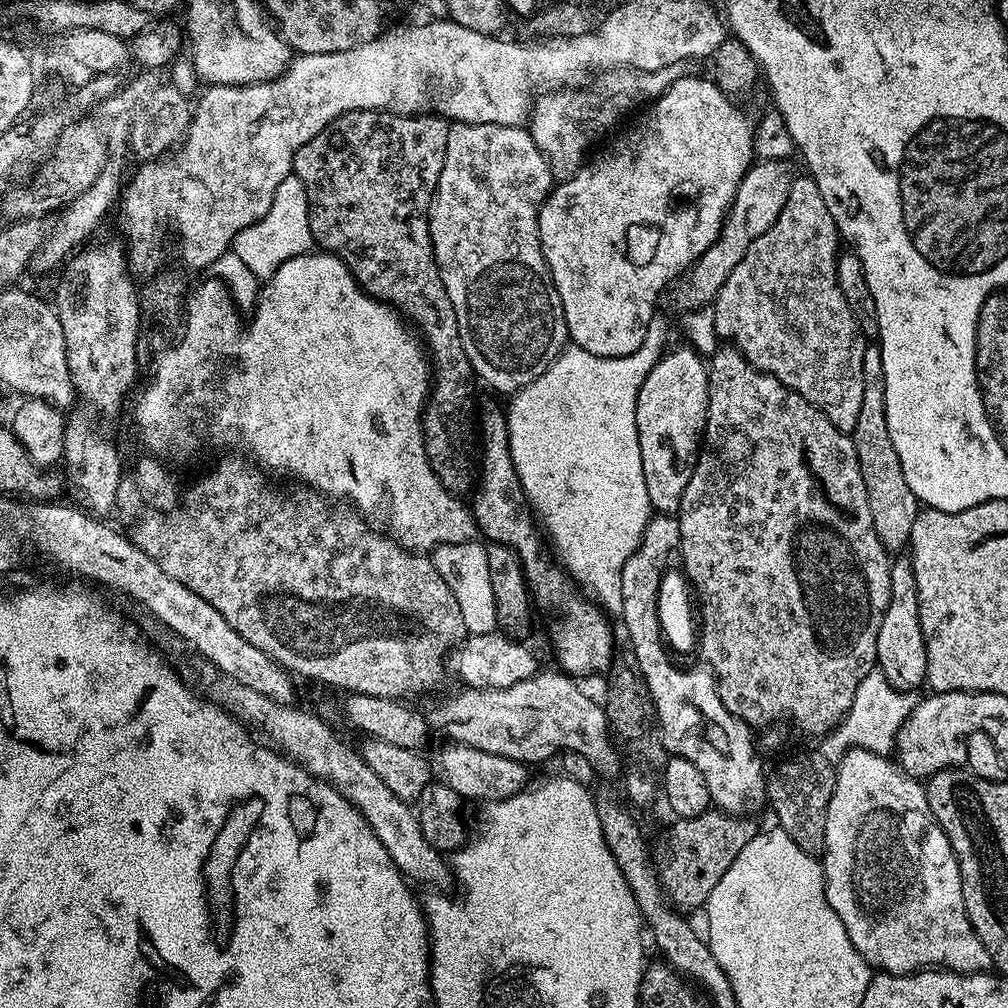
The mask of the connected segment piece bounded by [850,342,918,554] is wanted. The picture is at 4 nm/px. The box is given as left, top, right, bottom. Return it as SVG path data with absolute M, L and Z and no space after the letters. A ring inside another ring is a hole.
M869 343L864 349L862 378L862 410L858 410L858 422L850 435L858 454L862 482L866 482L866 498L870 502L874 530L889 554L900 554L909 547L918 501L906 482L906 474L902 474L902 462L898 458L898 450L894 450L890 426L886 422L886 378L879 343Z

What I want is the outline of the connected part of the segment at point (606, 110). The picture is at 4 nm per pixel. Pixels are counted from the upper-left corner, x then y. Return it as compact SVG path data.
M684 64L666 66L657 72L625 71L621 75L625 76L616 84L617 96L579 96L576 93L579 91L576 90L556 90L551 94L544 94L548 96L541 95L535 101L534 111L530 116L530 131L540 152L548 160L548 169L552 171L553 177L560 182L569 180L581 164L585 163L589 155L588 147L599 138L600 132L614 127L616 119L627 108L655 101L685 72Z

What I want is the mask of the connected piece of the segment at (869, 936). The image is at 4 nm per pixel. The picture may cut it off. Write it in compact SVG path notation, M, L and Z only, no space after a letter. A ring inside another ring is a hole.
M851 747L838 761L836 785L826 810L826 838L822 853L824 893L828 904L842 918L854 950L873 969L906 976L917 970L947 970L967 974L993 967L968 920L962 878L948 835L936 823L928 805L925 785L909 776L888 756Z

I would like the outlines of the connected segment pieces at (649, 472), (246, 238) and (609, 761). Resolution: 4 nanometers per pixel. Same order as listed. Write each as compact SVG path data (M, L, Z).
M683 346L677 352L665 351L660 361L646 374L646 382L638 390L636 425L638 446L642 450L642 474L646 474L646 494L649 505L660 514L676 514L680 499L696 469L698 453L702 447L704 423L708 417L708 369L699 352Z
M288 175L278 186L270 208L257 224L242 229L232 240L231 251L259 278L273 276L286 262L295 256L305 255L313 247L312 231L308 225L306 189L296 175Z
M540 670L535 676L504 689L465 687L464 692L442 701L433 712L427 713L429 725L435 731L437 728L445 732L448 740L457 745L468 745L488 754L516 759L527 766L546 759L548 748L560 748L564 752L577 752L582 754L582 758L590 758L594 770L601 777L619 777L622 772L621 753L610 731L607 711L601 705L599 708L576 685L579 683L571 675L555 671Z

